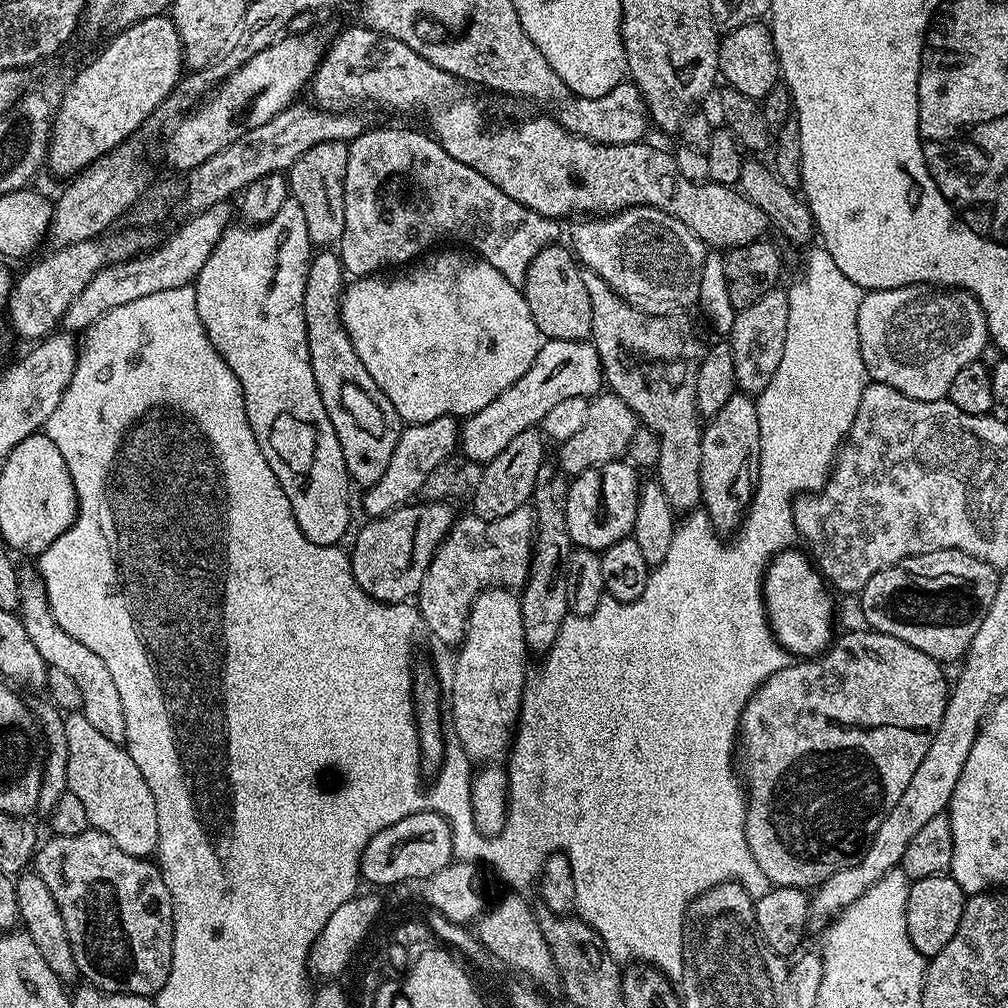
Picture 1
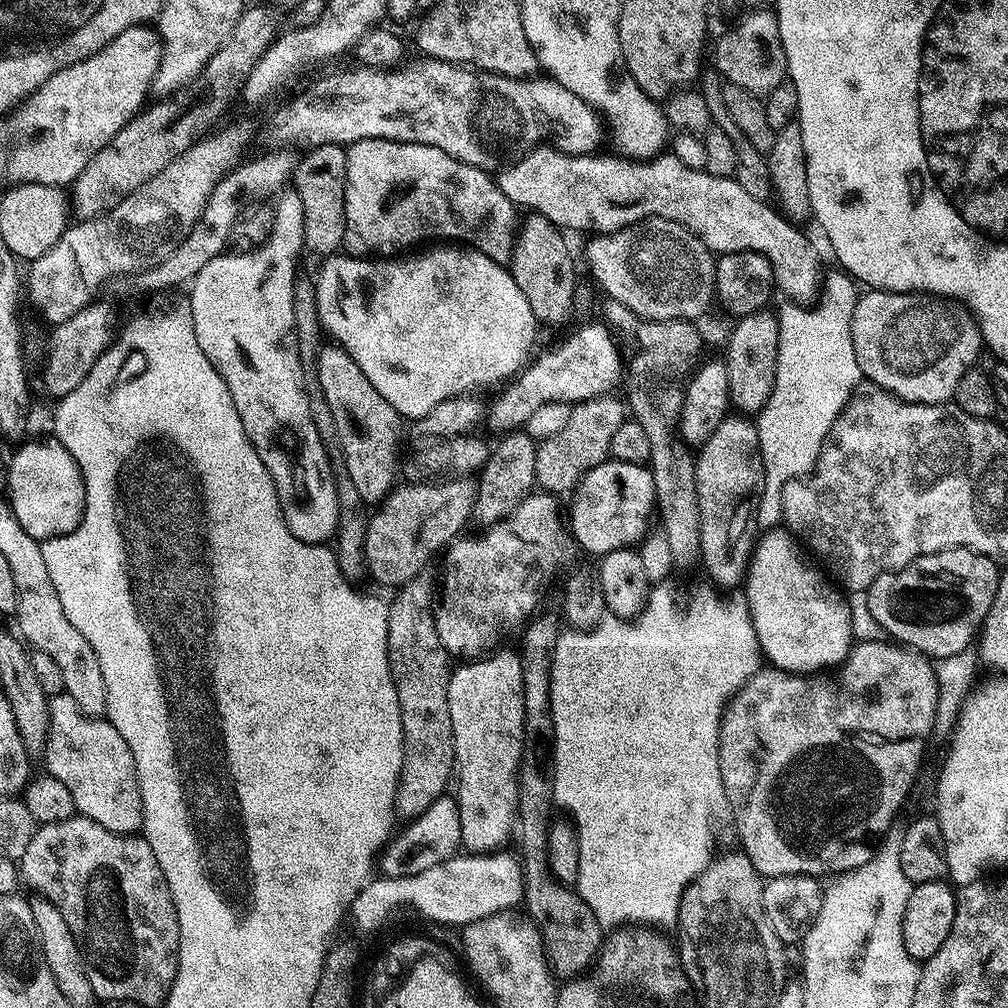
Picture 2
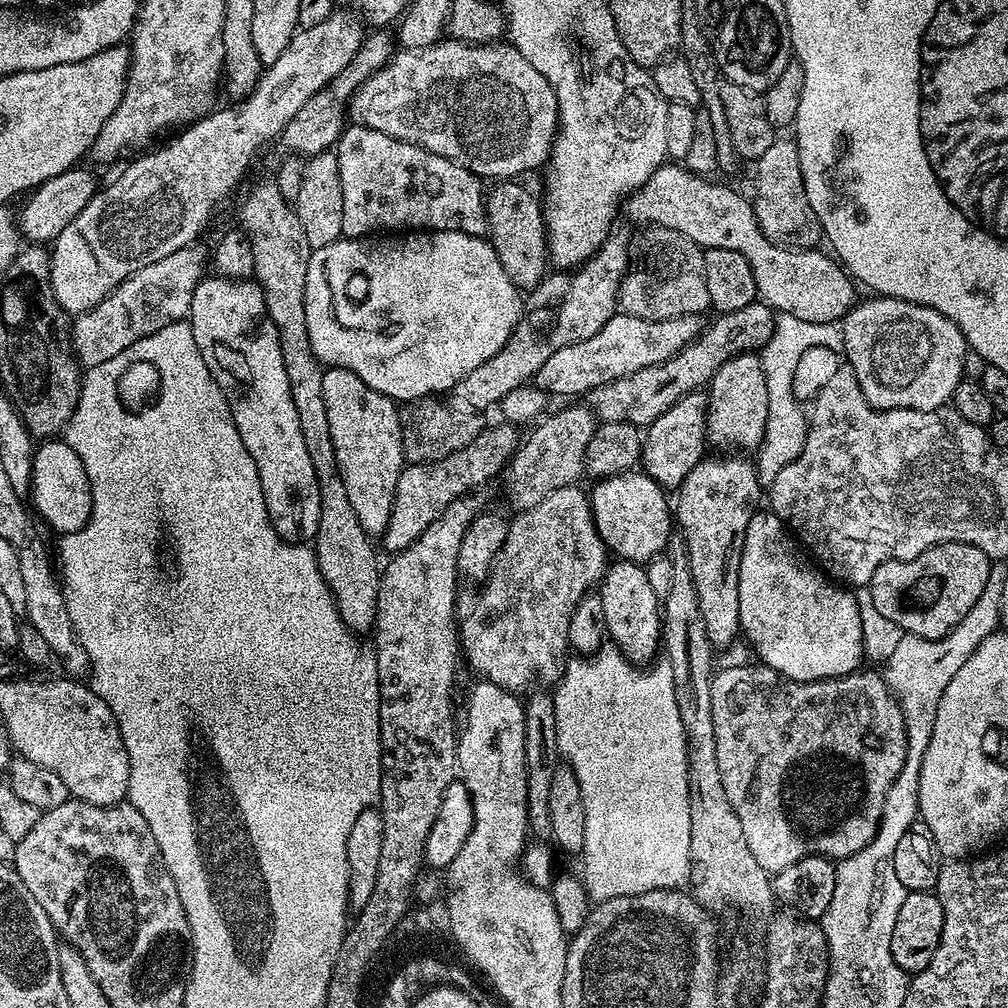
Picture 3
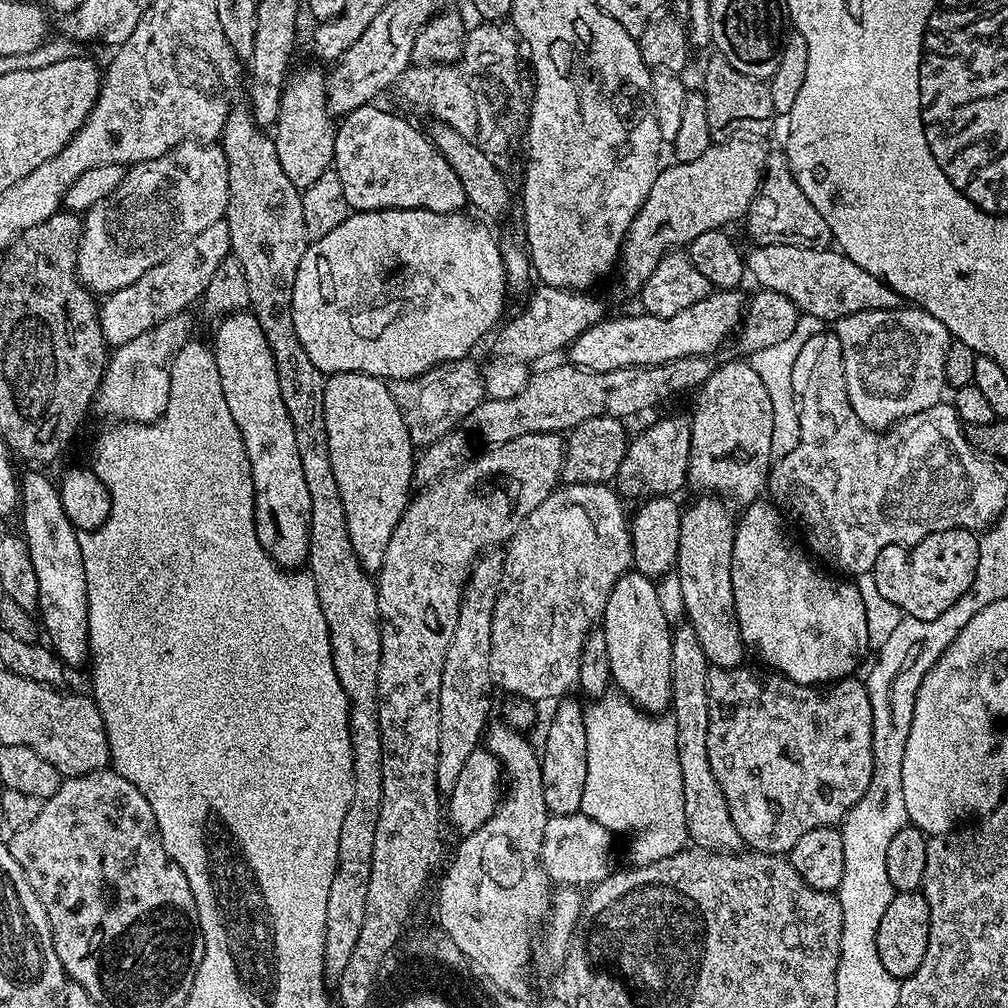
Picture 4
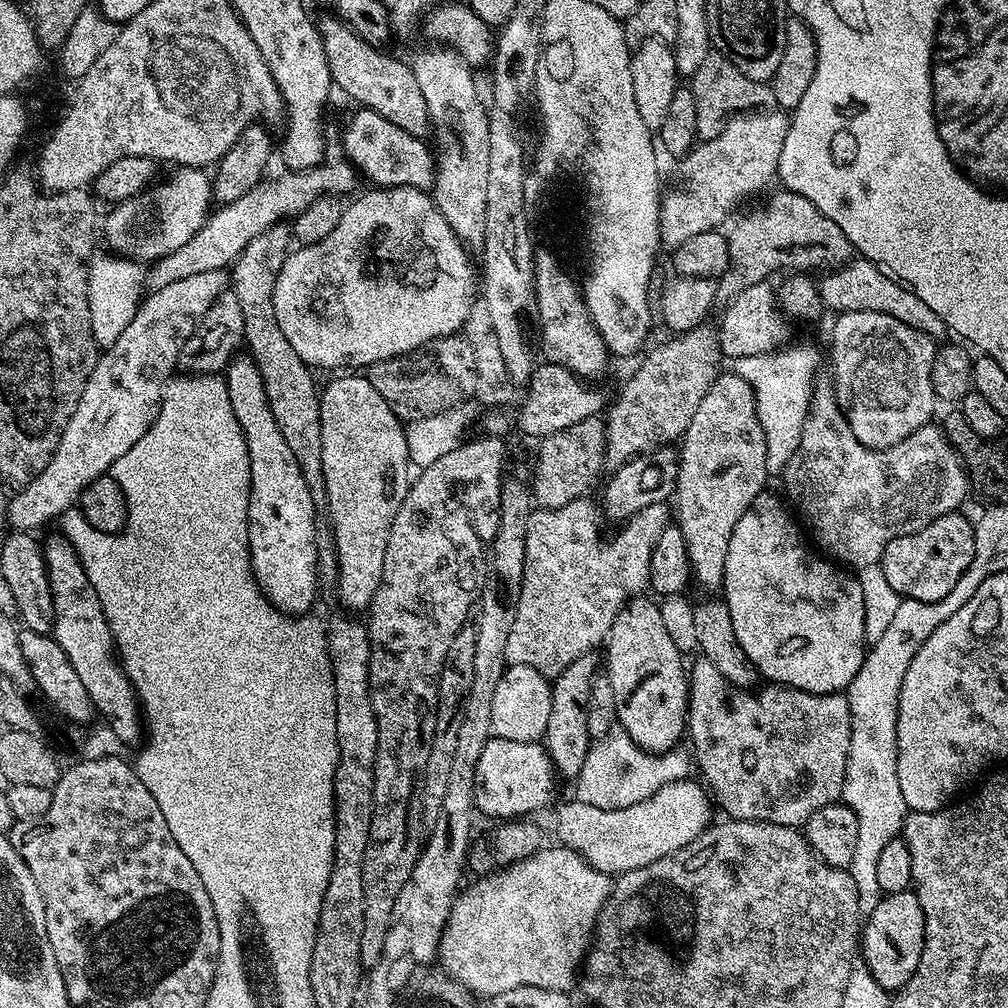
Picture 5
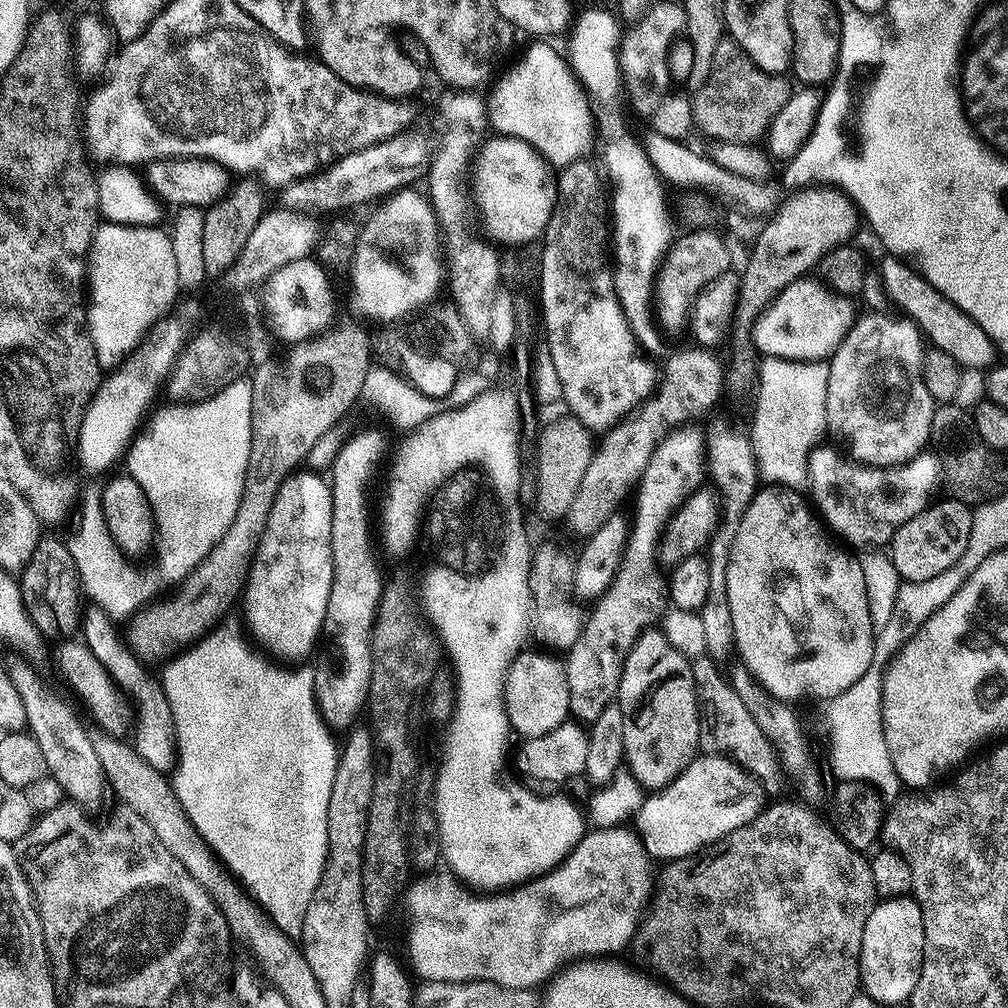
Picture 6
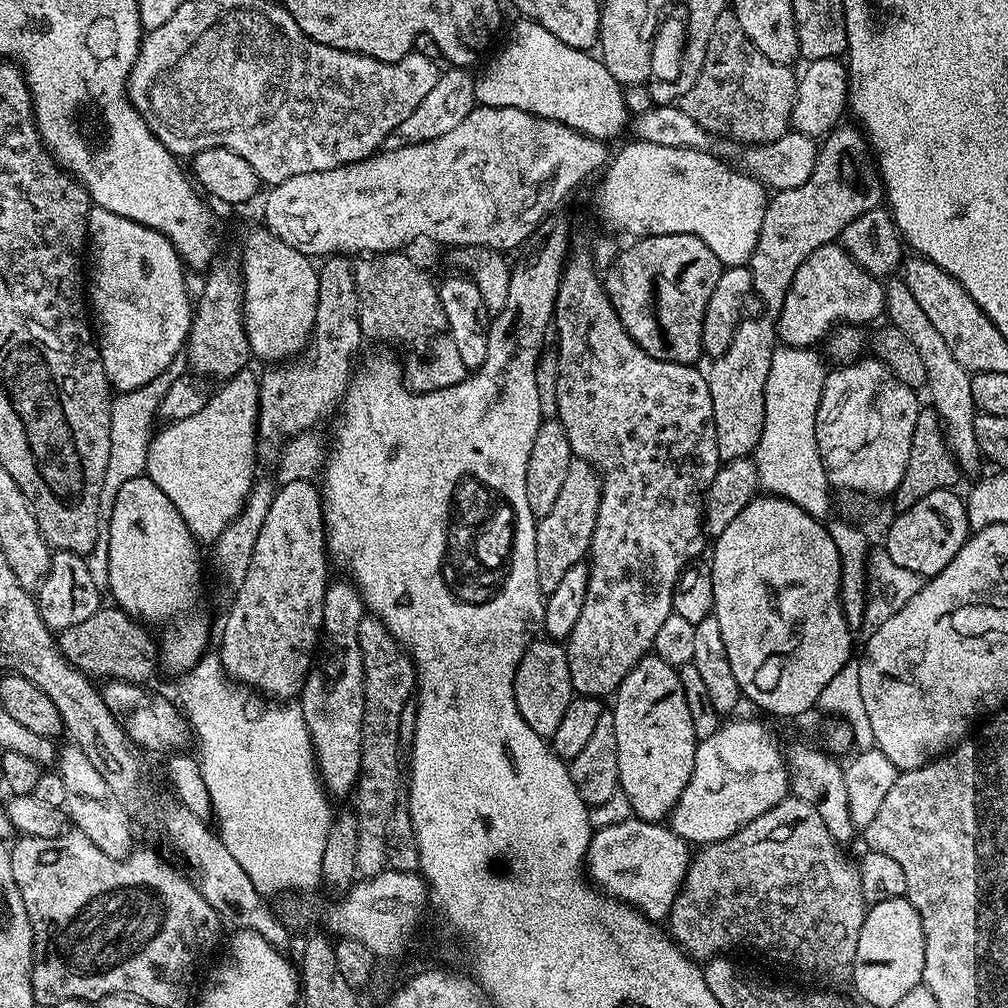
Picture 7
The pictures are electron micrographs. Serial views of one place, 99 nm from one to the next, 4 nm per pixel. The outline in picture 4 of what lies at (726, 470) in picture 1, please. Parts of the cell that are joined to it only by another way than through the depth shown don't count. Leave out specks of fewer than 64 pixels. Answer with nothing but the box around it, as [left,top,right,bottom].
[674,498,746,668]

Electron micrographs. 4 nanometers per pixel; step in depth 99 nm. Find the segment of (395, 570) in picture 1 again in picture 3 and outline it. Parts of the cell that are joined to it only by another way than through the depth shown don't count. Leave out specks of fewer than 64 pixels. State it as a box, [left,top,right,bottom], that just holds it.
[382,422,522,554]

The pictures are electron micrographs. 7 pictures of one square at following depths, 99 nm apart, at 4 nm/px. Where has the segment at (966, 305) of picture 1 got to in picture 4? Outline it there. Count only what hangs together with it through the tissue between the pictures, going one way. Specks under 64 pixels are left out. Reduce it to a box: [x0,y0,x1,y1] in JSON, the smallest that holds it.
[834,306,954,430]

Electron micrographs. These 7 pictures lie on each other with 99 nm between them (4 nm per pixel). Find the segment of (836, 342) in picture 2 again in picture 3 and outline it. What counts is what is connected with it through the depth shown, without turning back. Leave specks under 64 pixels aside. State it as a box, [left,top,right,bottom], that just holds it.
[759,315,825,482]

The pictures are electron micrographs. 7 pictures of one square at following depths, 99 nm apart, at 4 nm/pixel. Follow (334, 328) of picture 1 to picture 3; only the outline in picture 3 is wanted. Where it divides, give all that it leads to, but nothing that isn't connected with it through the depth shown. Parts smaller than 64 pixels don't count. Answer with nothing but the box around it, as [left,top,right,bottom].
[322,368,406,538]

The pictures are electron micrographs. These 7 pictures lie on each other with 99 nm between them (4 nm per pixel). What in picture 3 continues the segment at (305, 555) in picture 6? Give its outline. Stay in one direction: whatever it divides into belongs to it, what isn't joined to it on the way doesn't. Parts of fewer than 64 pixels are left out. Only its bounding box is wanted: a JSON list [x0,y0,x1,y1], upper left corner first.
[186,274,322,544]

